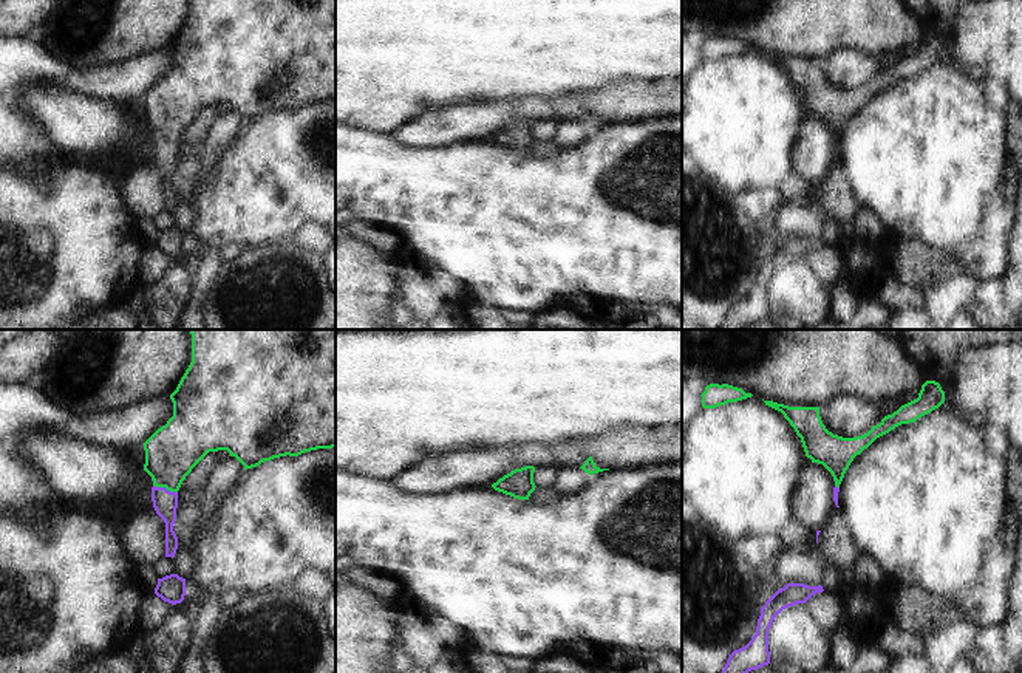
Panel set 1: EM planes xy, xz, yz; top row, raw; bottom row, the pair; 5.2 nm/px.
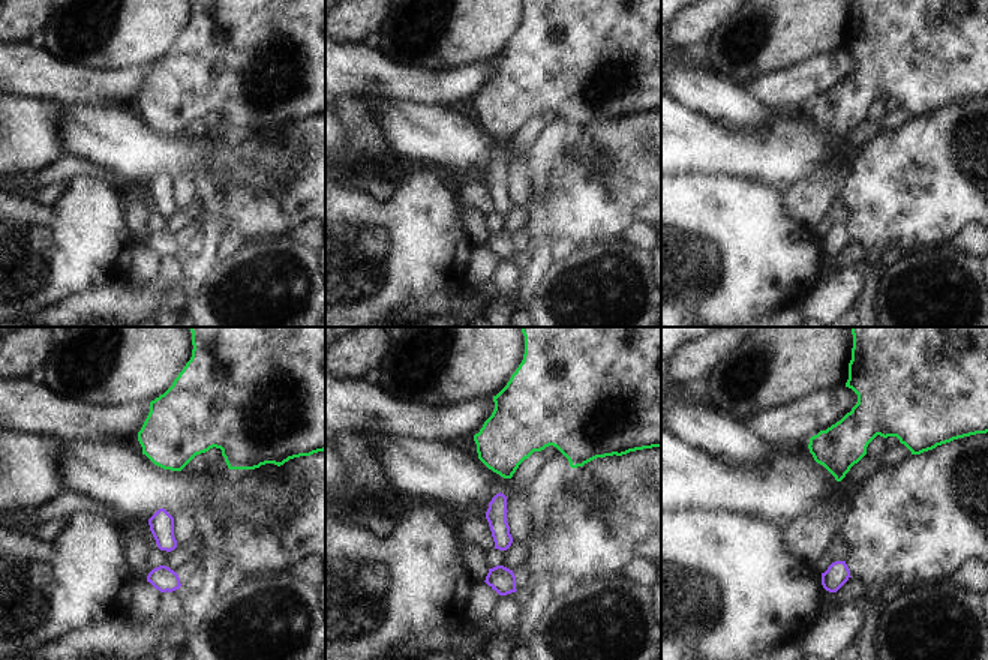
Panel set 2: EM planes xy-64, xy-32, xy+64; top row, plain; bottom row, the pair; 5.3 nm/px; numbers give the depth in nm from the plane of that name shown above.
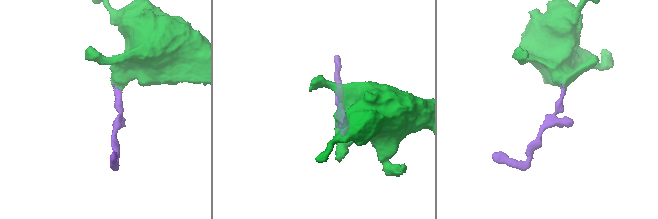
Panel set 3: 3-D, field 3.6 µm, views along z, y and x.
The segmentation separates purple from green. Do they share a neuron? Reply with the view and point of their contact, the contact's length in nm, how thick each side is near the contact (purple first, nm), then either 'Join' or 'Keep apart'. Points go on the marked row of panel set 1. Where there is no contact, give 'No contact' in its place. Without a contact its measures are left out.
Touches purple at xy (164, 488). Shared border 130 nm. Thickness 130 nm (purple) against 280 nm. Join

